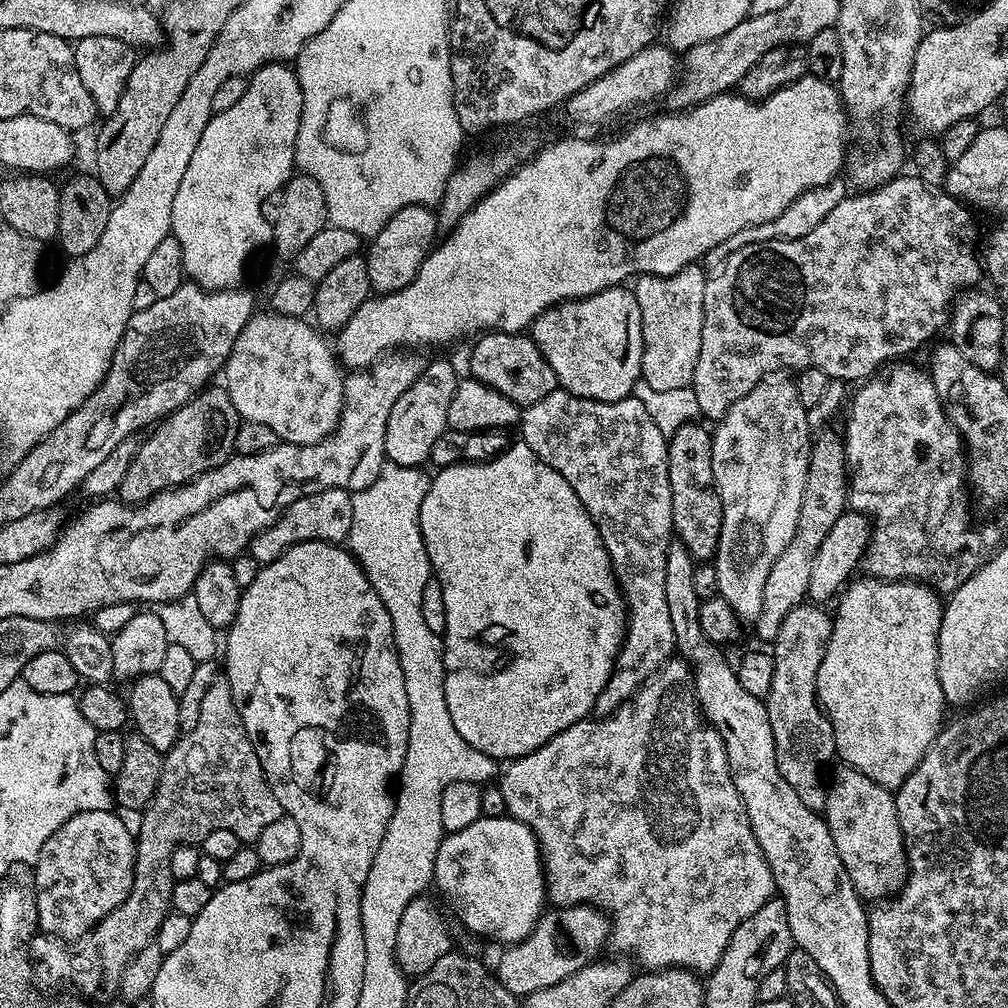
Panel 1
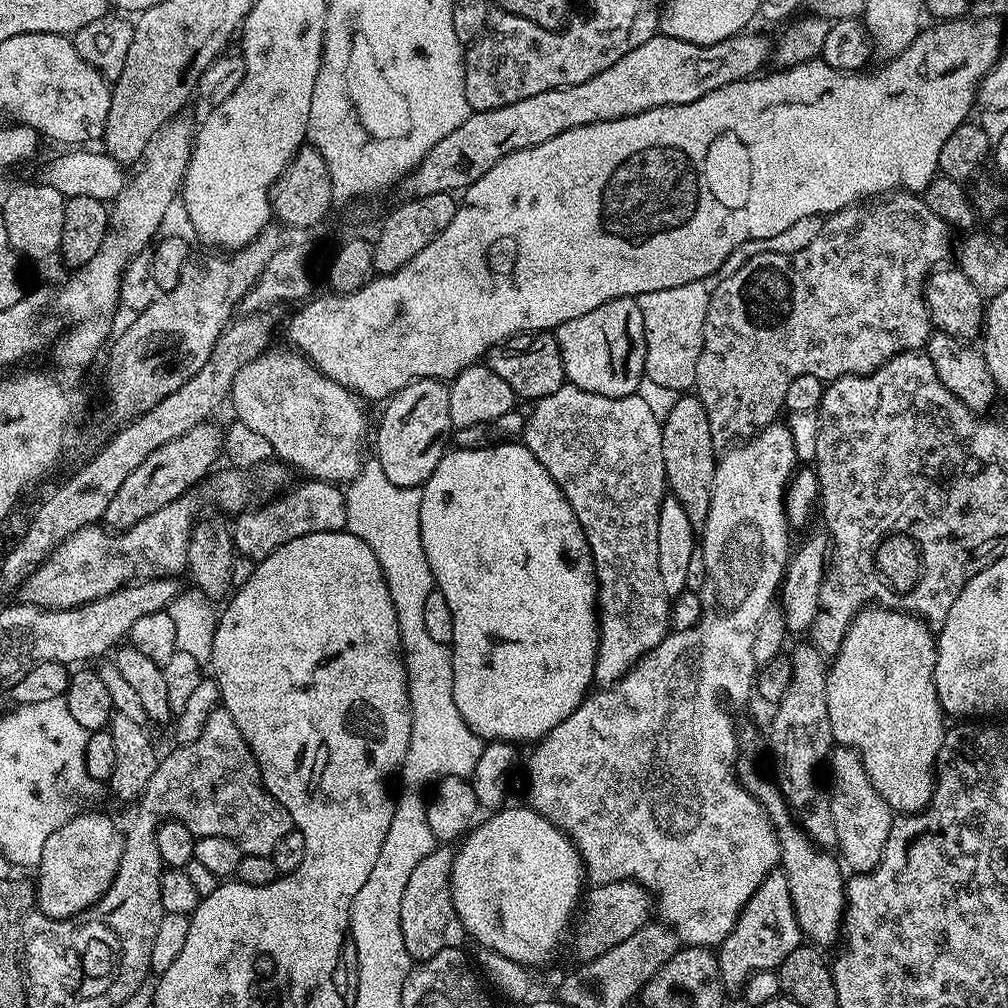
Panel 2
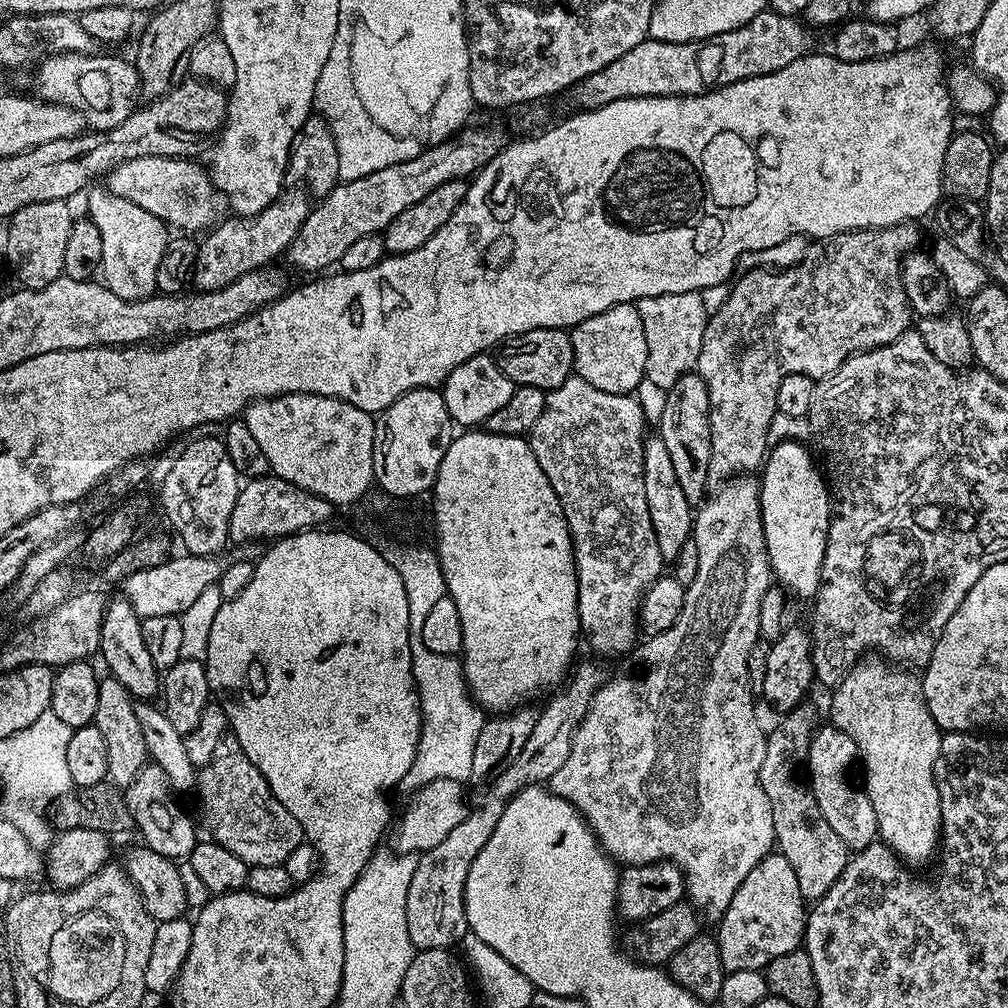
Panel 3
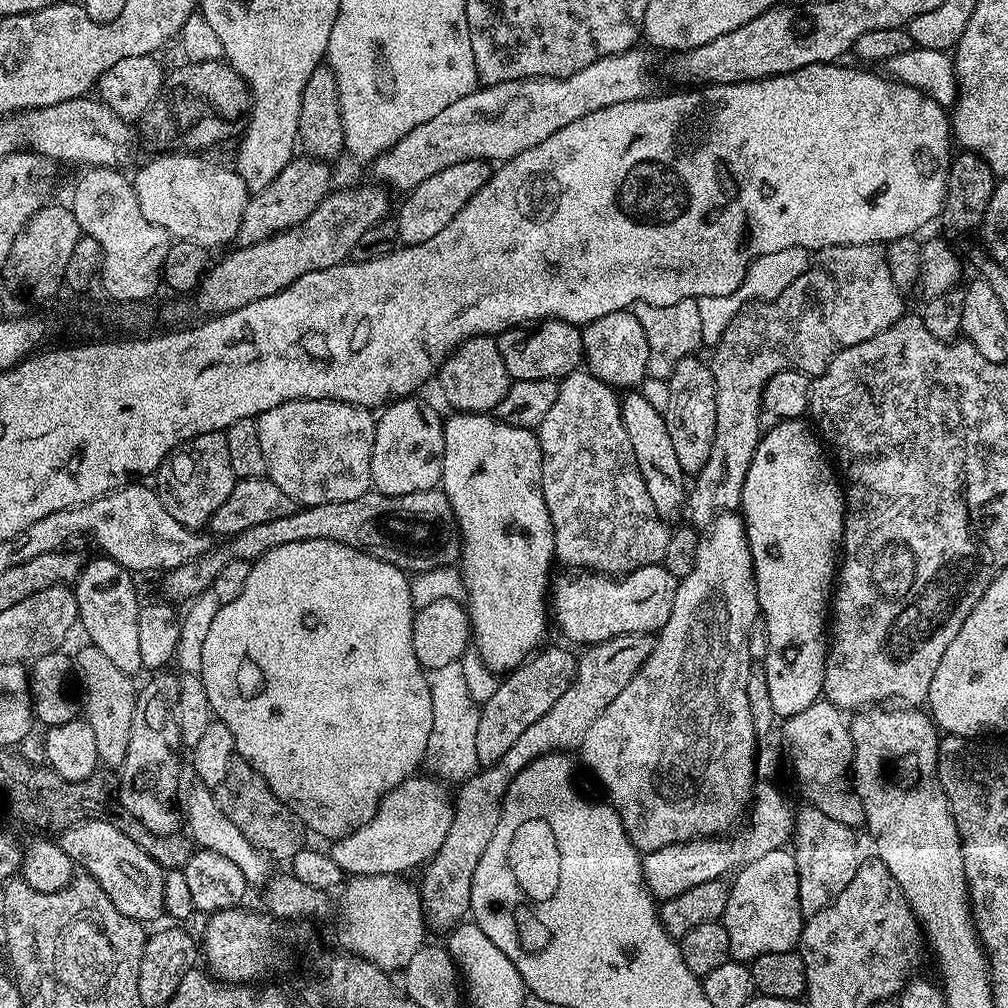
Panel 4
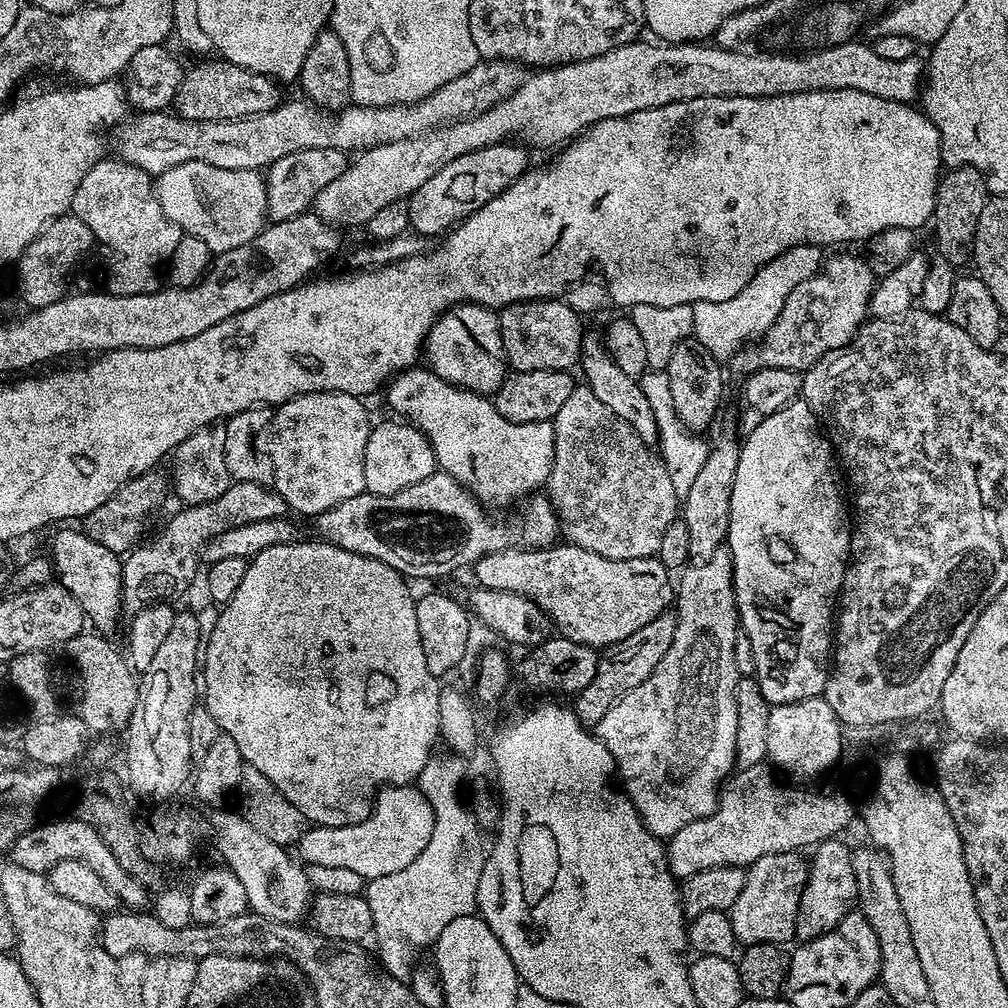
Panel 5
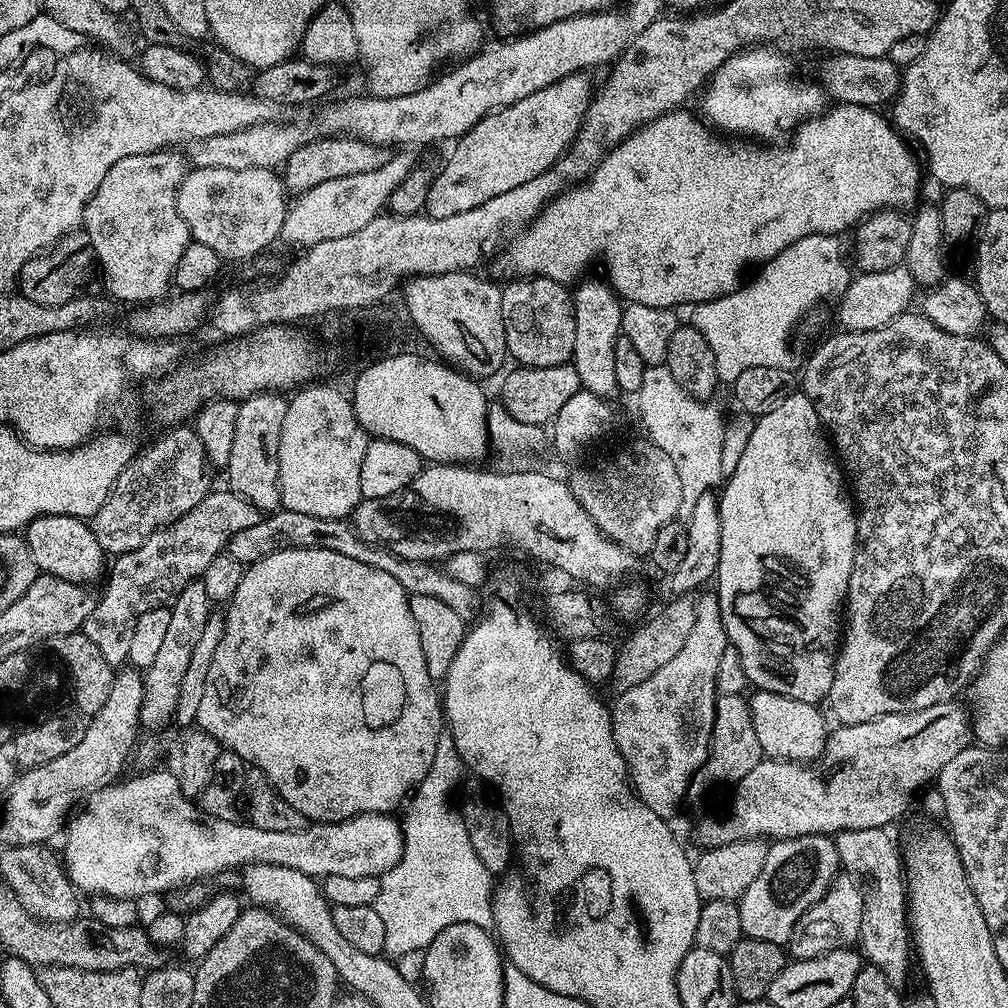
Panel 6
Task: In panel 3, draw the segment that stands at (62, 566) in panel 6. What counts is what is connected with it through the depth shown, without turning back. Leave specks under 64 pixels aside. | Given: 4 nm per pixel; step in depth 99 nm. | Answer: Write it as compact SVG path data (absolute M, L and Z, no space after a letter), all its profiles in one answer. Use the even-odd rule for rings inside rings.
M123 598L109 599L104 610L102 634L100 635L99 659L104 659L107 675L114 677L137 701L152 702L162 692L162 672L154 666L154 658L146 651L146 641L142 638L142 617Z

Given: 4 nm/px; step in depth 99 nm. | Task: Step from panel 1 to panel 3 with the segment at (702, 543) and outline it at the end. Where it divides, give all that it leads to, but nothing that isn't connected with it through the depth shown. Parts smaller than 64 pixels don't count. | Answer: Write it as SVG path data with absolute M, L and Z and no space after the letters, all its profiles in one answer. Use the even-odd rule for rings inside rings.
M693 370L686 373L672 388L667 389L668 401L666 410L662 410L662 418L658 425L658 435L666 442L666 451L670 454L674 475L682 486L686 498L694 506L705 499L709 491L708 471L710 470L710 394L706 390L706 382L699 372Z

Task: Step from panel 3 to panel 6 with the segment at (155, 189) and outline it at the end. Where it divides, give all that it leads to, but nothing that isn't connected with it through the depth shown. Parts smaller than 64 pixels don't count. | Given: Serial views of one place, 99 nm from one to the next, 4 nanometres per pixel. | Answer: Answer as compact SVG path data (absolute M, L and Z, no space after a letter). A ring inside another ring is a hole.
M197 168L185 171L178 190L178 214L186 222L189 237L210 246L221 261L248 260L280 240L282 222L290 207L284 181L273 169L222 170Z

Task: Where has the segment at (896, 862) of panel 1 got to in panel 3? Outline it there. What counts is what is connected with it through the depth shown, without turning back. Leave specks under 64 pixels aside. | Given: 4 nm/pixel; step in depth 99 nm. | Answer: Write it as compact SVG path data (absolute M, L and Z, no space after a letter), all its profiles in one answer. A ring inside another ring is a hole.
M831 726L817 727L816 733L812 735L806 761L806 783L818 802L818 810L822 810L822 818L830 822L834 834L842 838L849 850L870 846L878 836L878 814L874 814L874 802L870 802L863 787L856 785L855 788L852 785L852 776L848 773L855 760L857 763L858 753L850 734Z

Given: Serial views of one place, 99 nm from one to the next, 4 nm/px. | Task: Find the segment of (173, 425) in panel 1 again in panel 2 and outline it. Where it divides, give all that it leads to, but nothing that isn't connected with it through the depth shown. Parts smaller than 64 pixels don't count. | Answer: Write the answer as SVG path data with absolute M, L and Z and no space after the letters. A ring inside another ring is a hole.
M216 422L194 426L192 430L186 430L182 438L158 446L158 450L154 450L154 454L150 454L150 458L146 458L146 462L142 462L142 466L131 472L122 486L118 486L118 494L114 494L110 506L106 506L103 523L109 529L126 532L130 526L142 522L142 518L162 510L162 506L174 502L179 496L191 493L195 489L192 487L196 483L199 485L217 467L216 459L221 459L223 451L224 428Z

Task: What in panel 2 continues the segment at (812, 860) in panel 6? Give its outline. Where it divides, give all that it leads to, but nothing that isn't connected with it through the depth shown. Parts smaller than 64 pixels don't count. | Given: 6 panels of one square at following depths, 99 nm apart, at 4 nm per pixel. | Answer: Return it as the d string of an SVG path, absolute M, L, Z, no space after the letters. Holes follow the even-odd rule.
M774 870L754 890L750 902L742 910L734 930L718 946L720 973L725 989L739 989L757 974L779 969L780 963L802 942L798 918L794 914L794 902L790 898L790 886L782 870Z

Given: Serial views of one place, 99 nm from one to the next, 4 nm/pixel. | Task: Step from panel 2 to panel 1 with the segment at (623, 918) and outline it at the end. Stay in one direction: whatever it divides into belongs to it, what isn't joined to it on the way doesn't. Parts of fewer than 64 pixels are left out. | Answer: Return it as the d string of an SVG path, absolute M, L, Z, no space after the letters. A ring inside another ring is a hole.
M590 904L553 907L537 920L535 930L526 939L501 951L504 953L494 967L494 975L512 996L529 996L534 990L546 990L546 986L554 986L554 982L562 982L562 978L570 978L570 974L578 974L578 970L593 963L603 953L600 951L604 944L606 948L611 935L612 921L599 908Z

